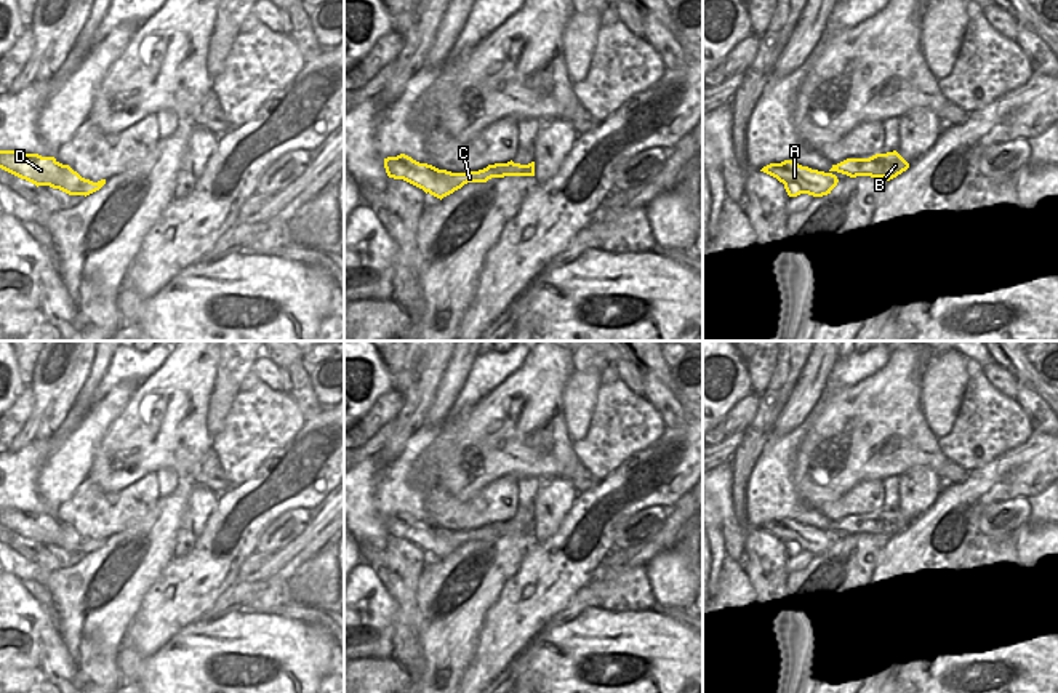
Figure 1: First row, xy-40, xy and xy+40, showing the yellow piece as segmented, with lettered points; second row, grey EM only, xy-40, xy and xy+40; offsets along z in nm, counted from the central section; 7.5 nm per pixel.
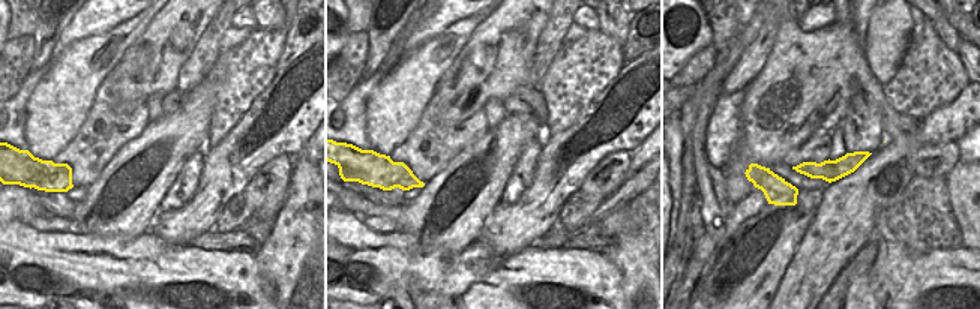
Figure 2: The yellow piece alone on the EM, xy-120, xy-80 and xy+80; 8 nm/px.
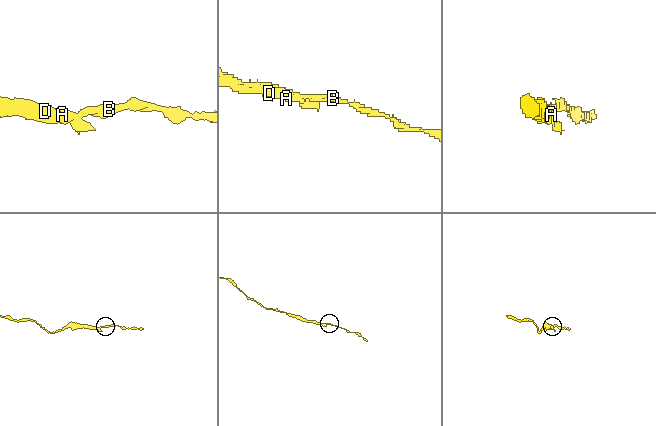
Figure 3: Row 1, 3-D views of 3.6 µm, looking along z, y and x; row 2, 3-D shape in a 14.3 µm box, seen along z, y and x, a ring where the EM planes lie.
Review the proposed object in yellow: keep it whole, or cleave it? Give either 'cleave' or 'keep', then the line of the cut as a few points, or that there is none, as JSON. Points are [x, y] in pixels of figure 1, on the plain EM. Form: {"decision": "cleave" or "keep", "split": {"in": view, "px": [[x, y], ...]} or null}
{"decision": "keep", "split": null}

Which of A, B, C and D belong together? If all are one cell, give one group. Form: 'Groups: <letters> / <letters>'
Groups: A B C D.

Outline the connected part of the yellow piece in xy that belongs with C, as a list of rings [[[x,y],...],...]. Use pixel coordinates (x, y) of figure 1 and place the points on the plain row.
[[[405,512],[384,517],[384,527],[389,536],[403,538],[440,559],[467,541],[487,541],[491,536],[504,535],[535,535],[535,520],[520,523],[511,519],[507,522],[488,523],[479,530],[451,531],[419,522]]]

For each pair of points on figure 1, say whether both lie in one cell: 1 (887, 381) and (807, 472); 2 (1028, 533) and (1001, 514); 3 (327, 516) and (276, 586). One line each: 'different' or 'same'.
1: same
2: different
3: different

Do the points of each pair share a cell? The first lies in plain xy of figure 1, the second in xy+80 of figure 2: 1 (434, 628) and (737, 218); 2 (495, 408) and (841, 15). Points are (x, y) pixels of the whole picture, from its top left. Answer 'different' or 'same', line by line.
1: different
2: different

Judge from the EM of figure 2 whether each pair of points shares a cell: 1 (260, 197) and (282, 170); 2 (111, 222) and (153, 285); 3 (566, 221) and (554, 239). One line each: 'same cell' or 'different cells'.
1: same cell
2: different cells
3: different cells

